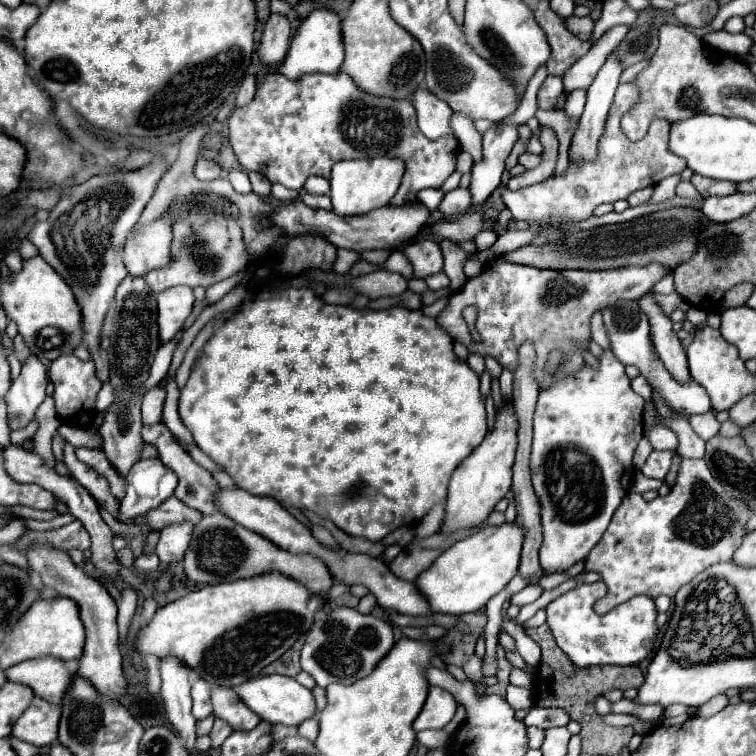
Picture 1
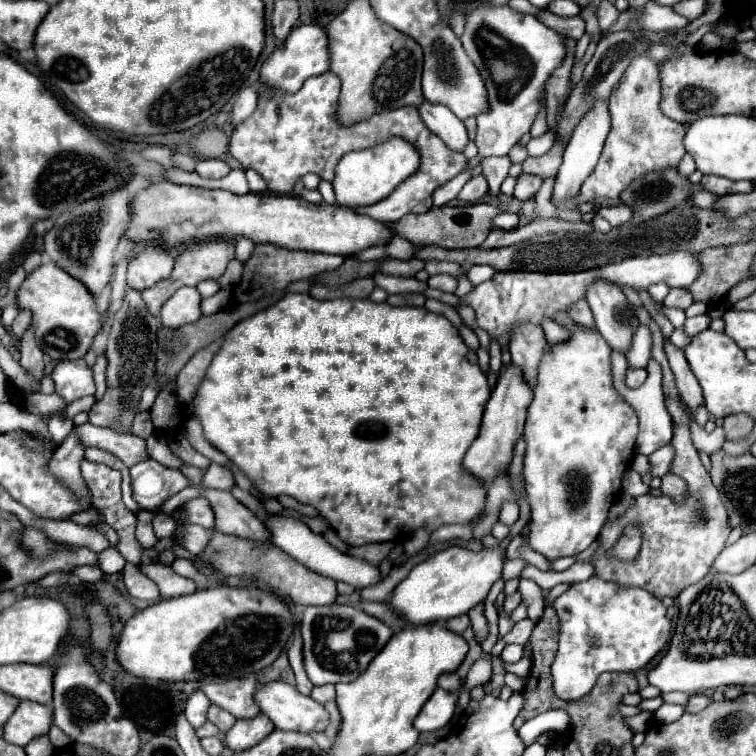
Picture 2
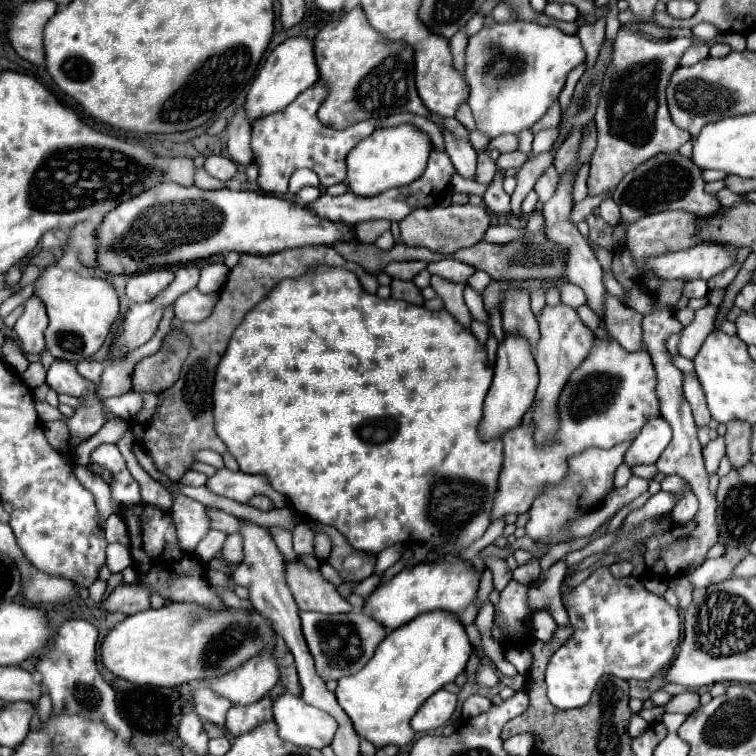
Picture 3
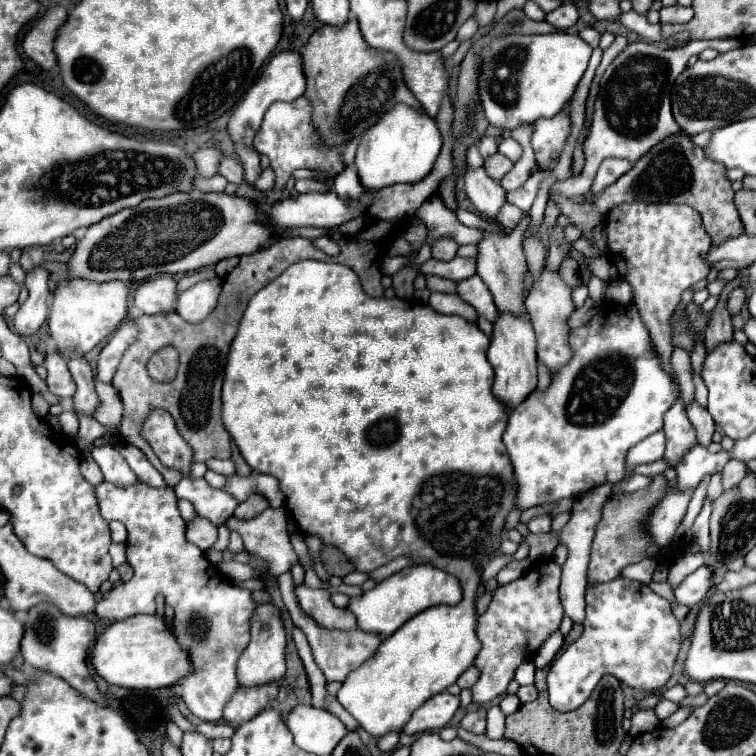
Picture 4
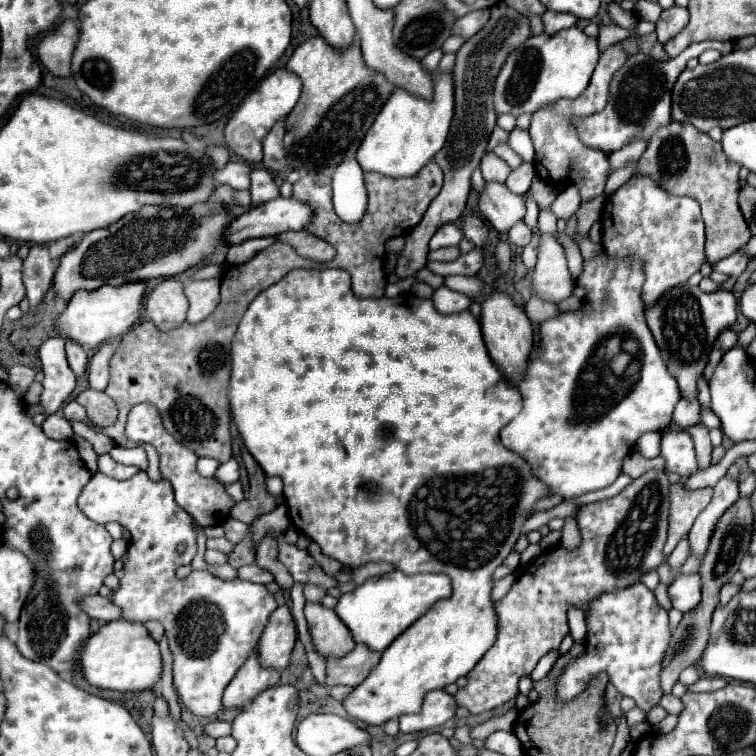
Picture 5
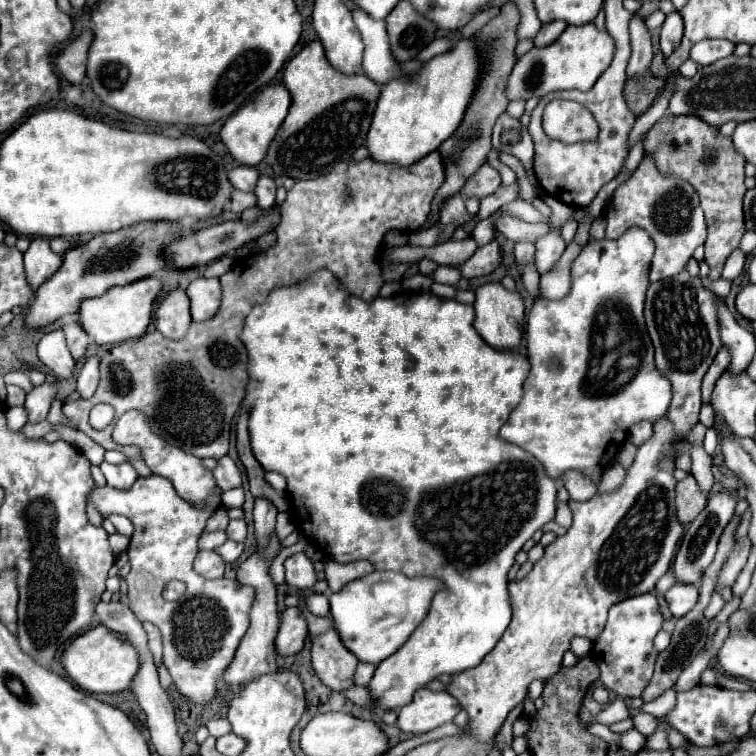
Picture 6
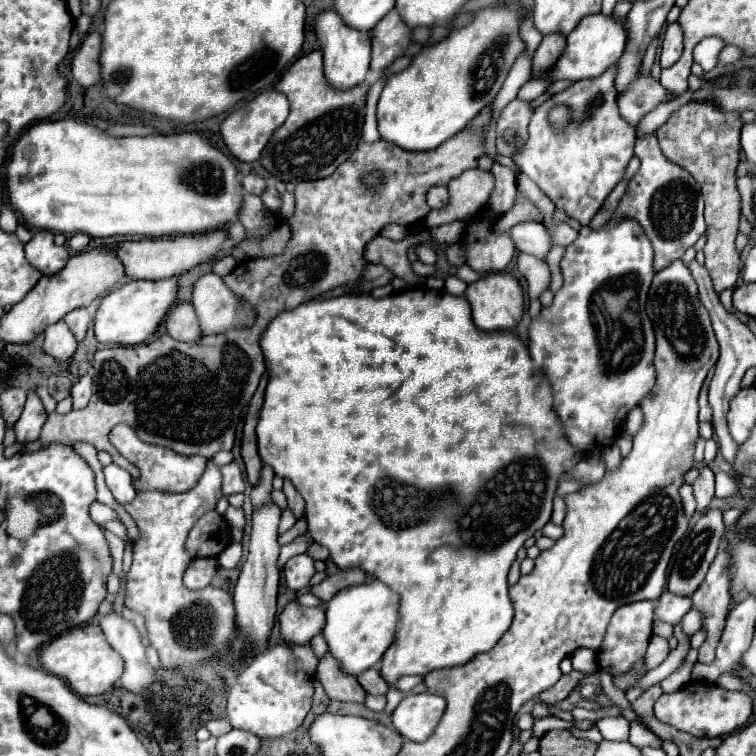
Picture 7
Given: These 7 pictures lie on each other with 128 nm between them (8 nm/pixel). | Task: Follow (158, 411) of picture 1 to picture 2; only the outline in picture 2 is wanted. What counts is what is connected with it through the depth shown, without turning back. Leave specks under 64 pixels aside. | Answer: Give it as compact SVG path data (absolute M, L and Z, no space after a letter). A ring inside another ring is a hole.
M140 412L140 414L136 414L136 418L134 418L134 422L132 422L132 434L136 434L136 436L144 436L144 438L148 438L150 434L152 434L152 420L150 420L150 412Z

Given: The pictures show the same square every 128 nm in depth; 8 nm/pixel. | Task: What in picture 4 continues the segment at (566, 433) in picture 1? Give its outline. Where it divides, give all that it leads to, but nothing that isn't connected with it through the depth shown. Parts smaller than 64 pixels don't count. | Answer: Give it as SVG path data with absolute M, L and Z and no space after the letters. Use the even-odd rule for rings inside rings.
M544 268L542 274L530 284L524 306L530 314L530 320L534 324L534 332L538 338L538 360L542 360L552 372L556 372L572 356L572 352L568 348L568 330L570 328L566 326L566 320L574 310L574 304L570 298L570 286L562 280L558 270ZM538 516L534 520L528 522L528 530L532 534L544 534L544 532L550 532L550 524L546 524L546 520L550 520L550 516Z

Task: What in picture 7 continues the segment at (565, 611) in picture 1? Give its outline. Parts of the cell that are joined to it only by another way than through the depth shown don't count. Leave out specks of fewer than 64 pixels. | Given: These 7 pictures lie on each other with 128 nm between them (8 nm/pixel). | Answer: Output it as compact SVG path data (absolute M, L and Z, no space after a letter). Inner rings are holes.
M634 602L634 604L626 604L620 606L608 626L606 638L598 650L598 666L602 670L606 670L608 674L620 674L626 672L636 660L642 660L650 642L650 634L652 634L652 602Z

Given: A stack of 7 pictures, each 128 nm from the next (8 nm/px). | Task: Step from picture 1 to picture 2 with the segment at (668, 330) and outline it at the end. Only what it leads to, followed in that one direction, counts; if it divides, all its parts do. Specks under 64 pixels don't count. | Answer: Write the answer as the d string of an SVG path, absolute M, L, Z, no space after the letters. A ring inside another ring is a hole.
M664 342L664 352L666 352L670 368L674 372L676 386L678 386L682 400L686 402L686 406L692 412L696 412L700 406L704 406L704 396L700 392L700 384L698 384L696 376L692 376L692 370L688 368L688 362L684 360L684 352L674 348L670 342Z

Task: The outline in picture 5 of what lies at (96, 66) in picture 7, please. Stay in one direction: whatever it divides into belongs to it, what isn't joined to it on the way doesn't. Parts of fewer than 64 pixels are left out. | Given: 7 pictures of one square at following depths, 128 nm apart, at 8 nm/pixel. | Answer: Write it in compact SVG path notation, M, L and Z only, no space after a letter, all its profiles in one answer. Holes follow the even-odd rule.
M64 20L38 44L40 62L54 74L68 78L72 76L72 54L80 38L80 28L74 20Z

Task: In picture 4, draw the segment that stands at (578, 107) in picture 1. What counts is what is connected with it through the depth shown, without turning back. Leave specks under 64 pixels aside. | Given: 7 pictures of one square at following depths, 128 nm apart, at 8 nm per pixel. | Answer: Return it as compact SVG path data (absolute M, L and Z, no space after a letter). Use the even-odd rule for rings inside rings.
M678 132L674 136L664 138L660 144L656 144L648 154L644 154L630 172L620 176L612 186L604 188L602 194L586 194L576 198L554 198L554 202L560 206L562 214L570 218L572 226L582 230L582 238L590 240L594 226L600 224L600 220L606 216L610 208L616 204L622 204L624 200L648 200L648 202L676 202L676 204L688 204L696 208L704 220L704 228L708 236L712 238L712 246L722 244L724 240L736 238L744 232L744 224L734 208L734 190L732 182L726 178L724 164L718 164L710 160L700 146L696 146L688 134Z

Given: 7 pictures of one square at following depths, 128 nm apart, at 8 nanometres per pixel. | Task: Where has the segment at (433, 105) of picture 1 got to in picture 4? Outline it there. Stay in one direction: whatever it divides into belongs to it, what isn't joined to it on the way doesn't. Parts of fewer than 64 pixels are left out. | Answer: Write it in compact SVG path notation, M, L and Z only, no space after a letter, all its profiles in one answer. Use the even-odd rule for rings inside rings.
M484 168L464 170L464 184L466 184L466 194L476 206L476 210L490 220L494 220L502 210L502 206L508 202L506 190L500 186L500 182L486 176Z

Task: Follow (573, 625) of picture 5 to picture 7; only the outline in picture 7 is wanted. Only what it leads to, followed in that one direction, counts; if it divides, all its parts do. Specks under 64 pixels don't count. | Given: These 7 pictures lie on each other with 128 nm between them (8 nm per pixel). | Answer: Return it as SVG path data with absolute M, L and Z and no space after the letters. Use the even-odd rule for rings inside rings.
M580 648L576 650L572 656L572 668L576 672L582 672L582 674L594 674L598 672L598 662L596 662L596 652L594 650L588 650L588 648Z

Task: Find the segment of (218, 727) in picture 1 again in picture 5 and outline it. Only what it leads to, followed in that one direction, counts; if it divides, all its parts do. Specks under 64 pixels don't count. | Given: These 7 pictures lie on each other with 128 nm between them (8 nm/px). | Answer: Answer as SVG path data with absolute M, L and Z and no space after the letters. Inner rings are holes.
M98 472L84 486L78 498L78 506L96 524L118 522L130 530L132 540L128 544L128 562L124 566L120 588L112 594L112 602L122 608L124 618L130 622L158 620L164 626L168 646L174 656L174 686L180 700L196 716L214 716L222 708L222 692L232 680L232 674L236 674L236 670L248 658L248 652L258 644L268 624L268 616L278 608L274 596L262 584L246 582L240 578L226 582L206 570L192 570L186 578L176 576L180 566L188 566L192 562L198 546L194 518L176 504L174 490L168 480L152 482L146 472L138 472L136 476L120 482ZM180 544L184 544L184 552L178 550ZM178 584L184 584L184 588Z

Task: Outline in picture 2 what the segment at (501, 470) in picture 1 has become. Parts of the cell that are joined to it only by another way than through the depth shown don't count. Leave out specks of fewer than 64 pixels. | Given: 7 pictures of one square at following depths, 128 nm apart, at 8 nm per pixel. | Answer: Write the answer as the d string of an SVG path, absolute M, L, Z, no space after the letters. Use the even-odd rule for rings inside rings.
M516 364L502 366L496 388L492 390L492 396L484 408L484 418L480 424L478 438L474 440L474 444L468 448L468 452L464 456L464 468L468 472L472 472L474 476L478 476L484 482L484 486L490 486L494 476L498 474L498 470L508 466L514 444L522 436L526 410L528 410L530 402L532 402L532 388L526 382L524 372Z

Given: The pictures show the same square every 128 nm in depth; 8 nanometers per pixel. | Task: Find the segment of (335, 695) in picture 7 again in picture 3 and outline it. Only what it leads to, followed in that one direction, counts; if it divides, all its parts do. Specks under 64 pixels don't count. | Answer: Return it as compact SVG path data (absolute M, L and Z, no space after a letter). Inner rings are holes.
M300 560L286 564L286 582L300 610L322 614L346 614L352 606L326 582L318 570L308 570Z

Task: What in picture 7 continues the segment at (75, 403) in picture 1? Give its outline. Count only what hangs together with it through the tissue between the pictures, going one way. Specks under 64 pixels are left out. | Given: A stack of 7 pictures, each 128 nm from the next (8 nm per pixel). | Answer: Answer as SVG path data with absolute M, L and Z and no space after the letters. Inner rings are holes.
M56 322L44 330L44 350L54 358L70 358L76 350L76 338L64 322ZM28 392L28 400L26 400L26 406L24 406L24 412L18 418L18 422L14 424L16 442L30 444L30 442L38 440L46 418L48 418L48 414L46 414L38 394L36 392Z

